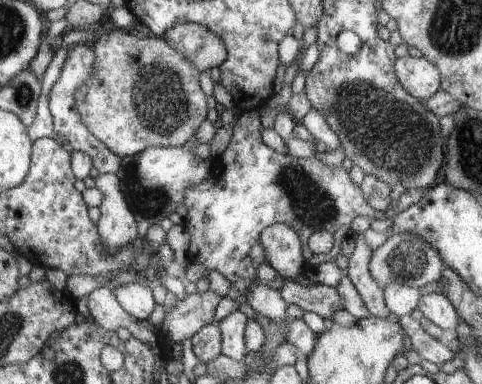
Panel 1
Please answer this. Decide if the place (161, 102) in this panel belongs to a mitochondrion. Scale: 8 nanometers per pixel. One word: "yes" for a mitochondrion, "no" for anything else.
yes

